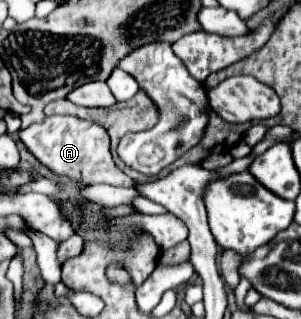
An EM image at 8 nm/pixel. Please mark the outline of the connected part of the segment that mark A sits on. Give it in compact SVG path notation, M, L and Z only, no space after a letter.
M53 115L47 117L43 123L35 123L19 131L19 137L41 165L45 165L57 177L71 179L77 187L87 187L95 183L107 183L117 187L135 185L131 177L127 177L115 167L109 153L109 135L99 123L77 119L71 115Z

